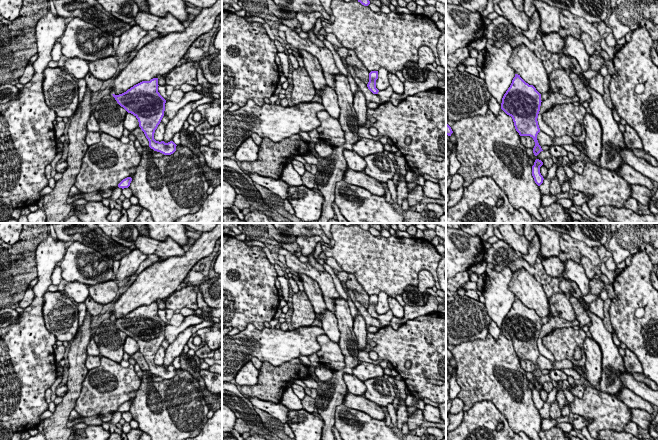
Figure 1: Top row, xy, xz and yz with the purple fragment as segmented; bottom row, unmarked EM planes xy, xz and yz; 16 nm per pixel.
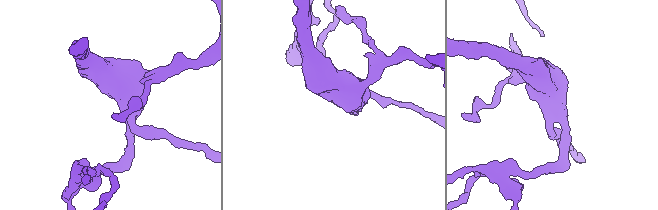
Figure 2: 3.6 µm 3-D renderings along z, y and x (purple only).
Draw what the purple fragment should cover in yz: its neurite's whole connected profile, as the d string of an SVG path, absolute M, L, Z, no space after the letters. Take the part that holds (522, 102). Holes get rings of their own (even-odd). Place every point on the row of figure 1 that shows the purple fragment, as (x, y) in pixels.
M518 74L512 80L512 83L502 98L501 109L512 117L516 131L520 136L530 136L535 142L533 153L537 156L542 150L538 143L537 135L540 132L538 125L538 114L541 102L552 94L552 89L547 93L539 93L533 85L526 83Z

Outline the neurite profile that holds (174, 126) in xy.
M196 100L186 104L182 107L176 115L169 120L165 126L164 139L165 143L172 141L174 135L179 133L183 128L184 123L187 121L188 116L201 104L204 104L204 101Z

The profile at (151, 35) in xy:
M155 30L148 31L147 35L140 40L140 42L135 50L139 51L147 43L153 41L154 39L158 38L159 36L160 36L159 32L157 32Z

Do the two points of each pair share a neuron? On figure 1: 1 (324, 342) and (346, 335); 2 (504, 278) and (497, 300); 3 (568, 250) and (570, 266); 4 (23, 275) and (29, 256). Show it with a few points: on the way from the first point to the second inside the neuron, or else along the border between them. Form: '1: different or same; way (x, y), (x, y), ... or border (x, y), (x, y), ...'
1: different; border (337, 343), (343, 355), (345, 365)
2: same; way (499, 283), (497, 285), (497, 295)
3: different; border (563, 262), (573, 260), (580, 264)
4: same; way (23, 270), (24, 261)

